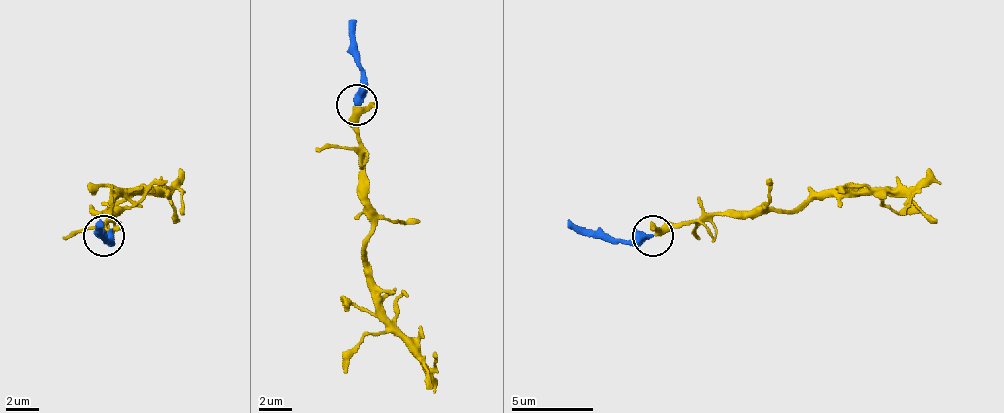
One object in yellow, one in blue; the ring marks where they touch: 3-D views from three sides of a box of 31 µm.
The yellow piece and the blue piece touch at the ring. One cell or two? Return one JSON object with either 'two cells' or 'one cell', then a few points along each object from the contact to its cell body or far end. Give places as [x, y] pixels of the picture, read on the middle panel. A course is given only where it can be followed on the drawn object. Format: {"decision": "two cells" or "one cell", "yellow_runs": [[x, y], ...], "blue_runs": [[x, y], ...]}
{"decision": "one cell", "yellow_runs": [[358, 107], [358, 152], [366, 169], [370, 242], [366, 263], [374, 312], [431, 369], [435, 353]], "blue_runs": [[358, 103], [362, 62], [349, 22]]}

